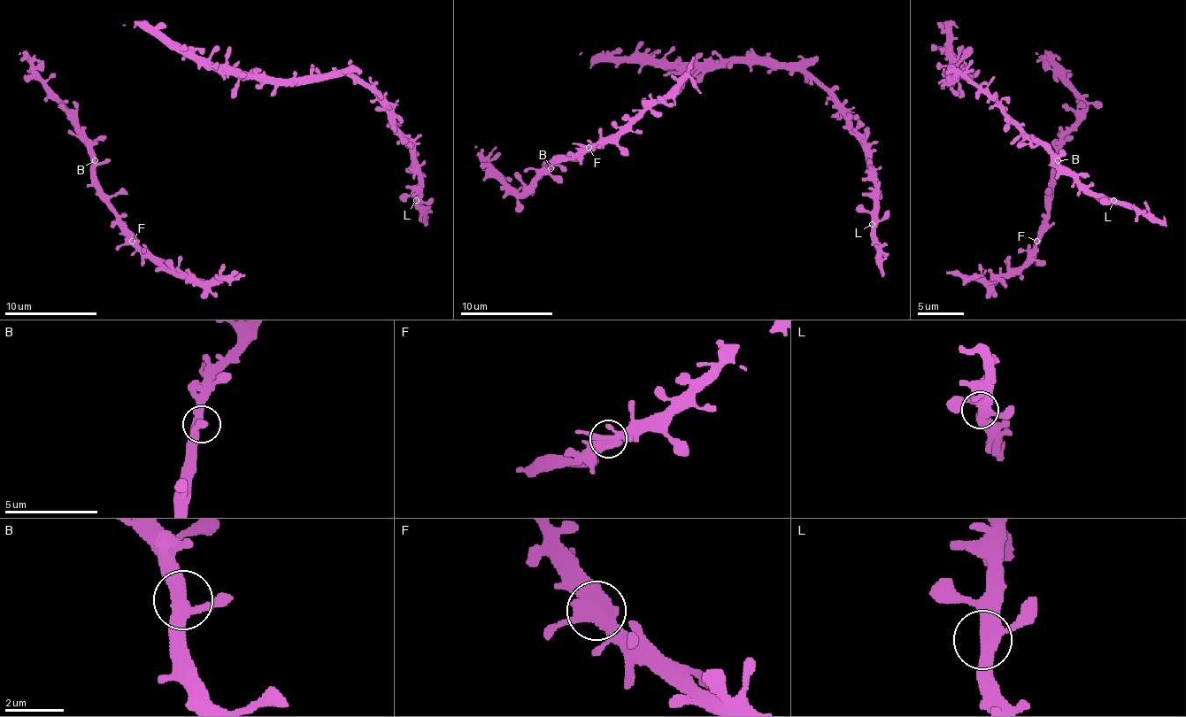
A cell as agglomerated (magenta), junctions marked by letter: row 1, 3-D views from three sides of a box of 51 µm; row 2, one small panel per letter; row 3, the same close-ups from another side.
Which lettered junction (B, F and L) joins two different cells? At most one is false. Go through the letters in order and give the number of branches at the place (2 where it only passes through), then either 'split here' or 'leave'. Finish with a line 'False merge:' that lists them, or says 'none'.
B: 3 branches meet; leave
F: 3 branches meet; leave
L: 3 branches meet; leave
False merge: none

